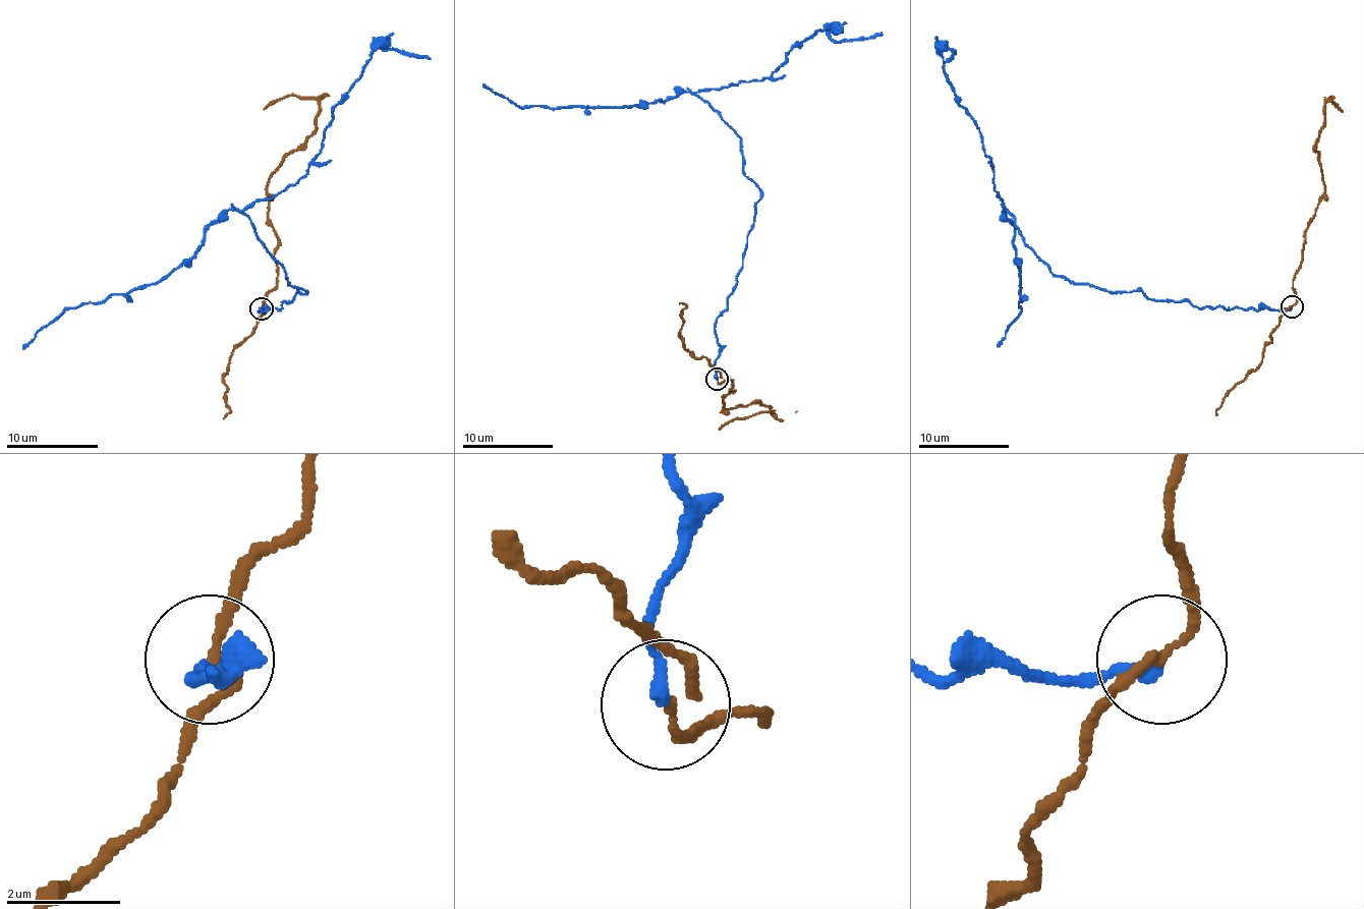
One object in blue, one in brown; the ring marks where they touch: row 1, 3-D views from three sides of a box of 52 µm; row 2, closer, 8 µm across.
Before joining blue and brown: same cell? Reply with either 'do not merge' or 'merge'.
do not merge

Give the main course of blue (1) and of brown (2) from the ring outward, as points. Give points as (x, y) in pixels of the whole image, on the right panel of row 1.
1: (1292, 307), (1199, 307), (1053, 274), (1006, 213), (978, 127), (947, 79), (949, 48), (945, 61)
2: (1292, 307), (1294, 274), (1323, 183), (1317, 143), (1323, 107), (1330, 98), (1342, 111)

